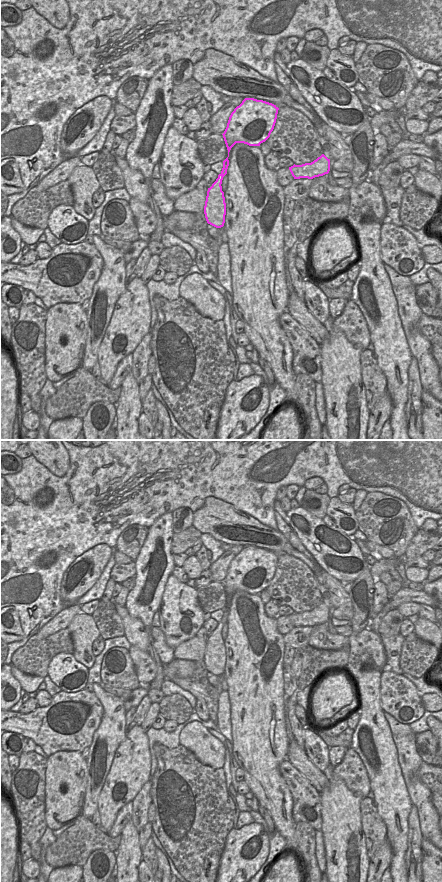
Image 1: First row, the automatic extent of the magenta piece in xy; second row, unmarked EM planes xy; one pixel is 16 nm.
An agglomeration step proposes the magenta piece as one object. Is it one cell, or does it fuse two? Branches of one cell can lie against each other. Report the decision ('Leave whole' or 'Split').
Leave whole.

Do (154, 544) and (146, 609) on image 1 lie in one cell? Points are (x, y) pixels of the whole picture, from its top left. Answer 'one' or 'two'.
one

